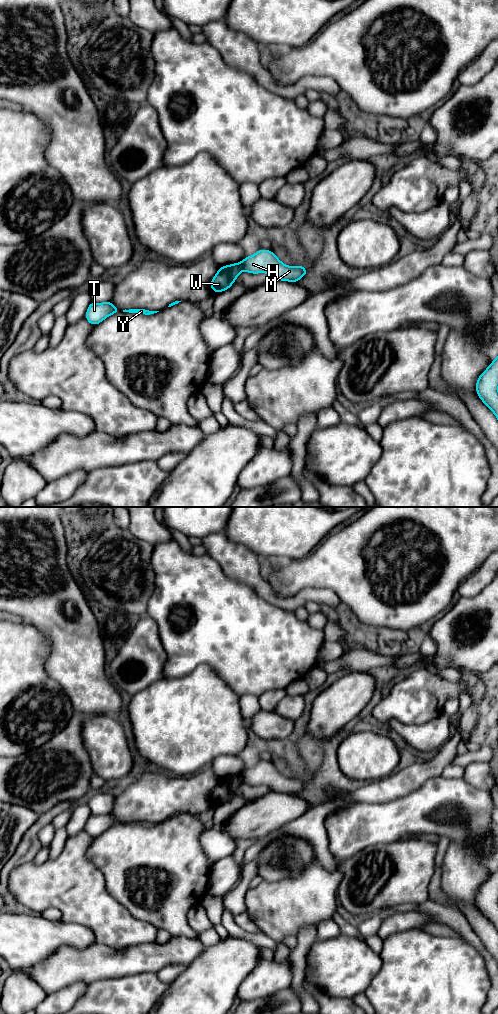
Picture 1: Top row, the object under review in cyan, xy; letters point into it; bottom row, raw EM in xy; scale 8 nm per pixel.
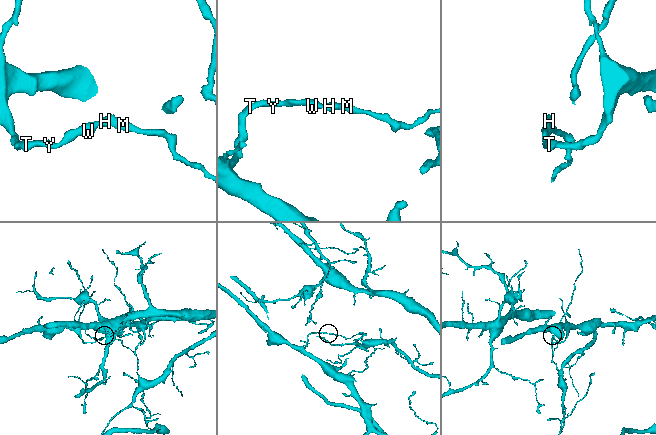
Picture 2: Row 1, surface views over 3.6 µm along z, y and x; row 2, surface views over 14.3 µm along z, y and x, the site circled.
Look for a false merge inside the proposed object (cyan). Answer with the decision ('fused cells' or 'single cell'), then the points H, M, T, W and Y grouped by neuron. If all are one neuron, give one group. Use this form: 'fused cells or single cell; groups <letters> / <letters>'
fused cells; groups H M / T W Y

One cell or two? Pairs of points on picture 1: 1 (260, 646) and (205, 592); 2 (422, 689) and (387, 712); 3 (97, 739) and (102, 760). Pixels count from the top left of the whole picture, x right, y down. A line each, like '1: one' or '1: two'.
1: one
2: one
3: one

